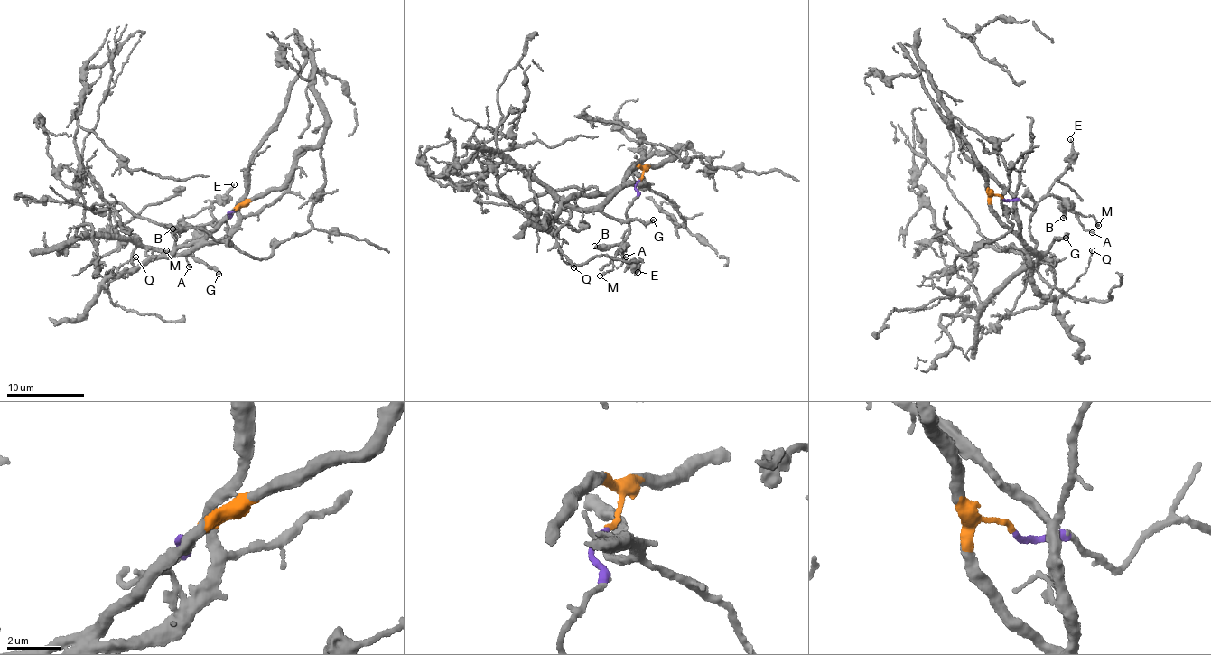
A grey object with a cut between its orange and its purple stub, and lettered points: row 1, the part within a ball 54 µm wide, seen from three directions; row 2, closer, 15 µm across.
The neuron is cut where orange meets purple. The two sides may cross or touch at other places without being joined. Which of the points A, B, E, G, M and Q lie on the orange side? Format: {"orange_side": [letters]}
{"orange_side": ["G", "Q"]}

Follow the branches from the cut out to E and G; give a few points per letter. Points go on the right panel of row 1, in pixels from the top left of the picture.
E: (1001, 197), (1021, 201), (1032, 208), (1047, 196), (1053, 179), (1066, 169), (1073, 144), (1070, 138)
G: (1001, 197), (993, 195), (990, 201), (1002, 223), (1020, 232), (1026, 243), (1044, 252), (1054, 237), (1066, 238)

